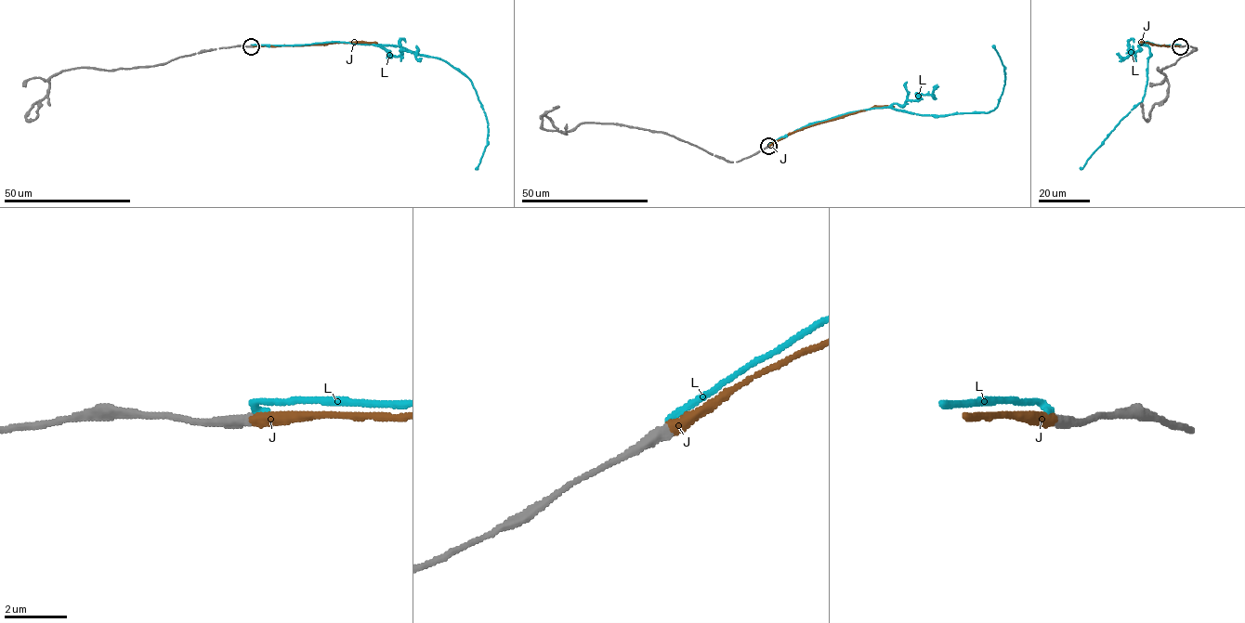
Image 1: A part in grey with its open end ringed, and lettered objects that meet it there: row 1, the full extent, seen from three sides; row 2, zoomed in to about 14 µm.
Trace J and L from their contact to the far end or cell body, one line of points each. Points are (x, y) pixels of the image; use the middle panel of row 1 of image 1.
J: (768, 146), (811, 125), (875, 107), (894, 107)
L: (768, 146), (809, 124), (871, 109), (937, 115), (988, 112), (995, 108), (1004, 84), (1003, 66), (993, 45)

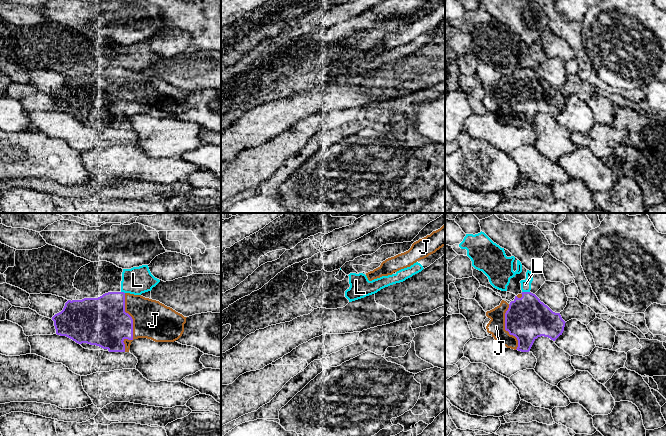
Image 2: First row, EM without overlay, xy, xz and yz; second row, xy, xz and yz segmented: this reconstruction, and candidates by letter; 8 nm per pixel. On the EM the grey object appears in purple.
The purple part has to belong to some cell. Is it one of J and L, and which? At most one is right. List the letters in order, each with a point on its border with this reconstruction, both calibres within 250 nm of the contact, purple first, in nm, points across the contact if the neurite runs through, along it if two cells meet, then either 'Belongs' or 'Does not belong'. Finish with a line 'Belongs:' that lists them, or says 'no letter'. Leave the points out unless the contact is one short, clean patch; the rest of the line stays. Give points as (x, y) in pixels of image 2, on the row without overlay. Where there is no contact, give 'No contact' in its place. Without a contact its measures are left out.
J: Touches purple at xy (132, 101). Thickness 400 nm (purple) against 300 nm. Belongs
L: Touches purple at yz (526, 68). Thickness 360 nm (purple) against 80 nm. Boundary: yz (522, 67), (529, 68). Does not belong
Belongs: J

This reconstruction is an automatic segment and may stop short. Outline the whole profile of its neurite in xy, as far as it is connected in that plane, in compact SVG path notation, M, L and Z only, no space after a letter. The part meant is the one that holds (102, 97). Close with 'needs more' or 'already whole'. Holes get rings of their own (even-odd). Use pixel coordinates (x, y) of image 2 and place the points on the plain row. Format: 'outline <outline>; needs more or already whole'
outline M108 68L98 74L68 76L63 86L52 93L56 110L66 112L78 120L96 121L109 128L129 128L131 118L138 114L147 114L155 118L174 118L184 108L186 94L159 77L124 68Z; needs more

